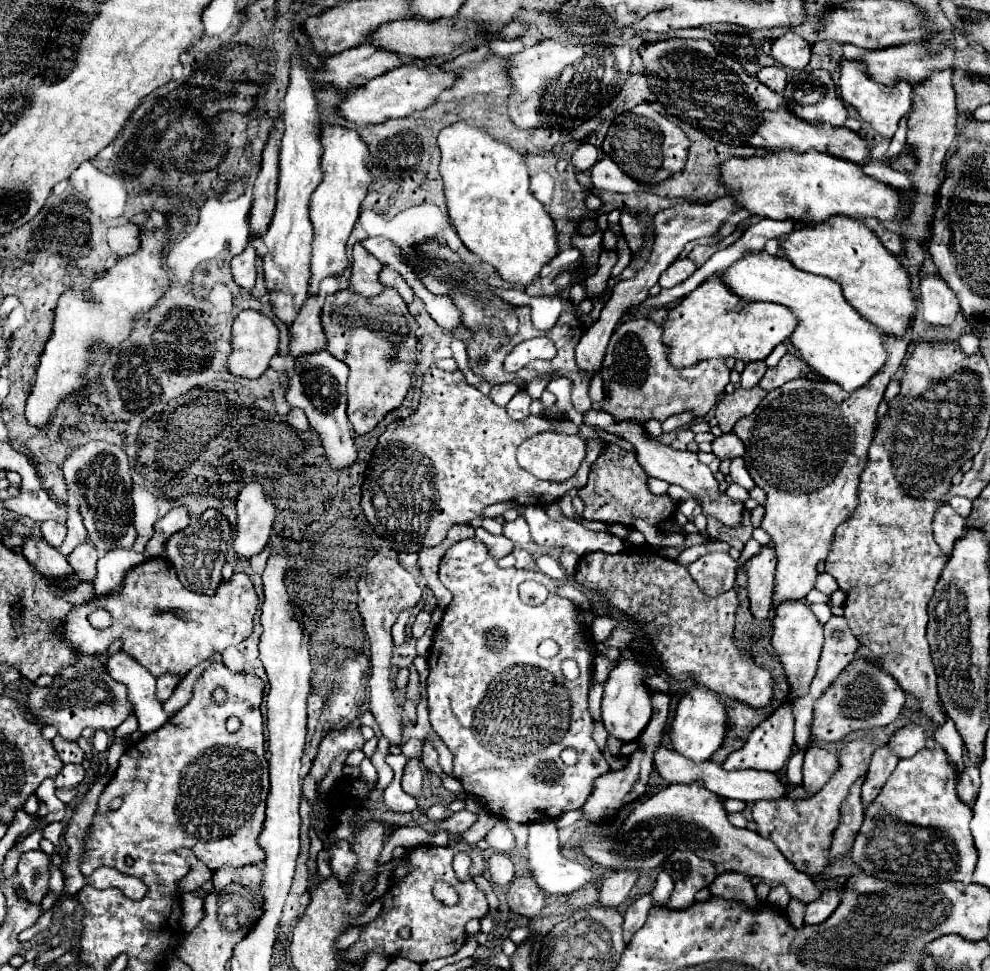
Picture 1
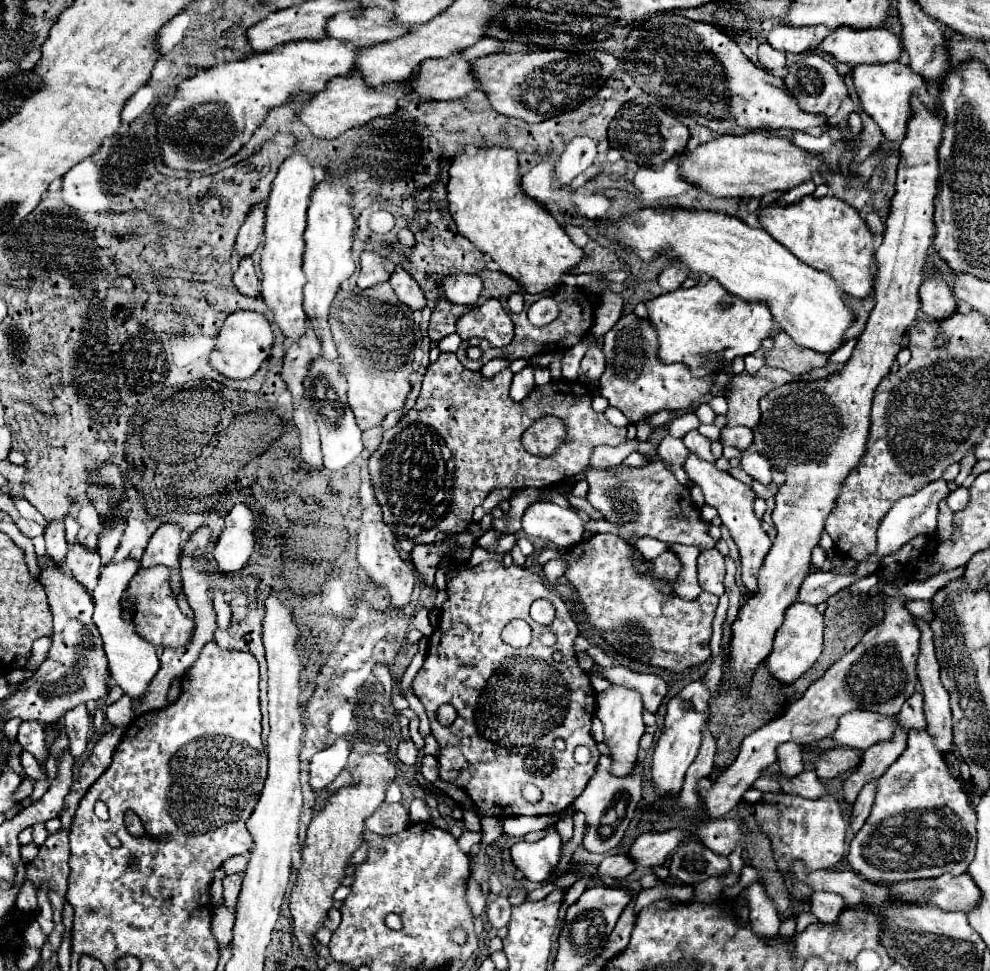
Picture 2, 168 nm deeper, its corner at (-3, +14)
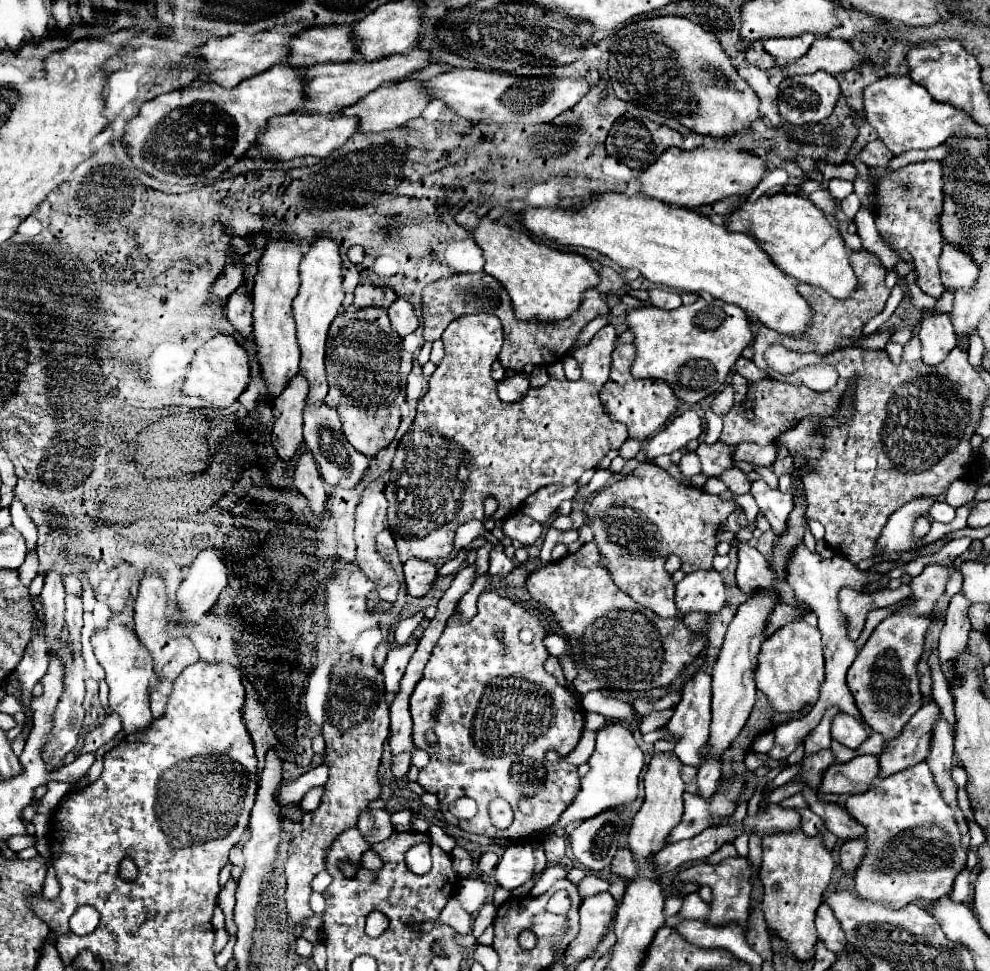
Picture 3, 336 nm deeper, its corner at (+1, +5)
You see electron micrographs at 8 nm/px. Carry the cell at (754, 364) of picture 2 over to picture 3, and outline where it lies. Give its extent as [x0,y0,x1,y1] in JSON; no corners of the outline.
[734,357,768,383]

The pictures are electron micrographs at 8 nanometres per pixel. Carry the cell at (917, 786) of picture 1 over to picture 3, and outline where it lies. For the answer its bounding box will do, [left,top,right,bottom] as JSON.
[846,763,966,909]

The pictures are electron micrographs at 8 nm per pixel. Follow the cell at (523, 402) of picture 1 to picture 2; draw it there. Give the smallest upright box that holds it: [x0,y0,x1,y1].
[510,366,534,402]

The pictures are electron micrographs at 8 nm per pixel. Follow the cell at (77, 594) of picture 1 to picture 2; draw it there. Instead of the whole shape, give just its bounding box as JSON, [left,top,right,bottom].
[2,556,112,724]

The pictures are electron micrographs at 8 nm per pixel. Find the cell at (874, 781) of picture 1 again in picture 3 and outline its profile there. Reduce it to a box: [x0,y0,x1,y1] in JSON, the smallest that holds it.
[840,839,866,877]

